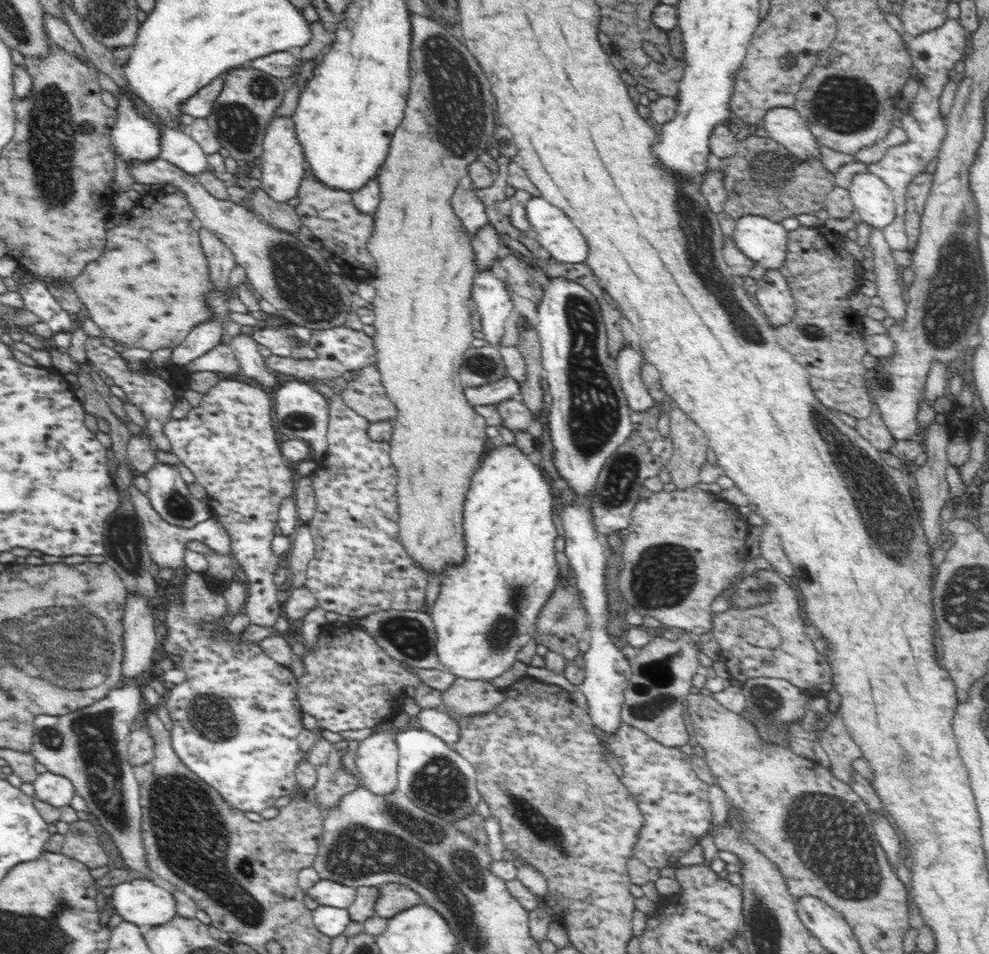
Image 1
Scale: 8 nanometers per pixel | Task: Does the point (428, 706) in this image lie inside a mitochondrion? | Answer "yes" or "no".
no

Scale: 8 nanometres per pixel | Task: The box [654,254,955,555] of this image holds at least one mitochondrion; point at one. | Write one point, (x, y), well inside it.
(883, 383)

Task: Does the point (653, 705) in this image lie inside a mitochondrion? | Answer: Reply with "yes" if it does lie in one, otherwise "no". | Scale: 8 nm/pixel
yes

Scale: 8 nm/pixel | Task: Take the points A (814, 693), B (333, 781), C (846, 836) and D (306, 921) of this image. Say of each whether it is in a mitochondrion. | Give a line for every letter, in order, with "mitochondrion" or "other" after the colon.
A: other
B: mitochondrion
C: mitochondrion
D: other

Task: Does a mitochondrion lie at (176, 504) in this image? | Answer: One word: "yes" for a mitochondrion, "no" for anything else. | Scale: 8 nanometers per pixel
yes

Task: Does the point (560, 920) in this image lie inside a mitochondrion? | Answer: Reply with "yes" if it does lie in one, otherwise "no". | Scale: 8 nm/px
no

